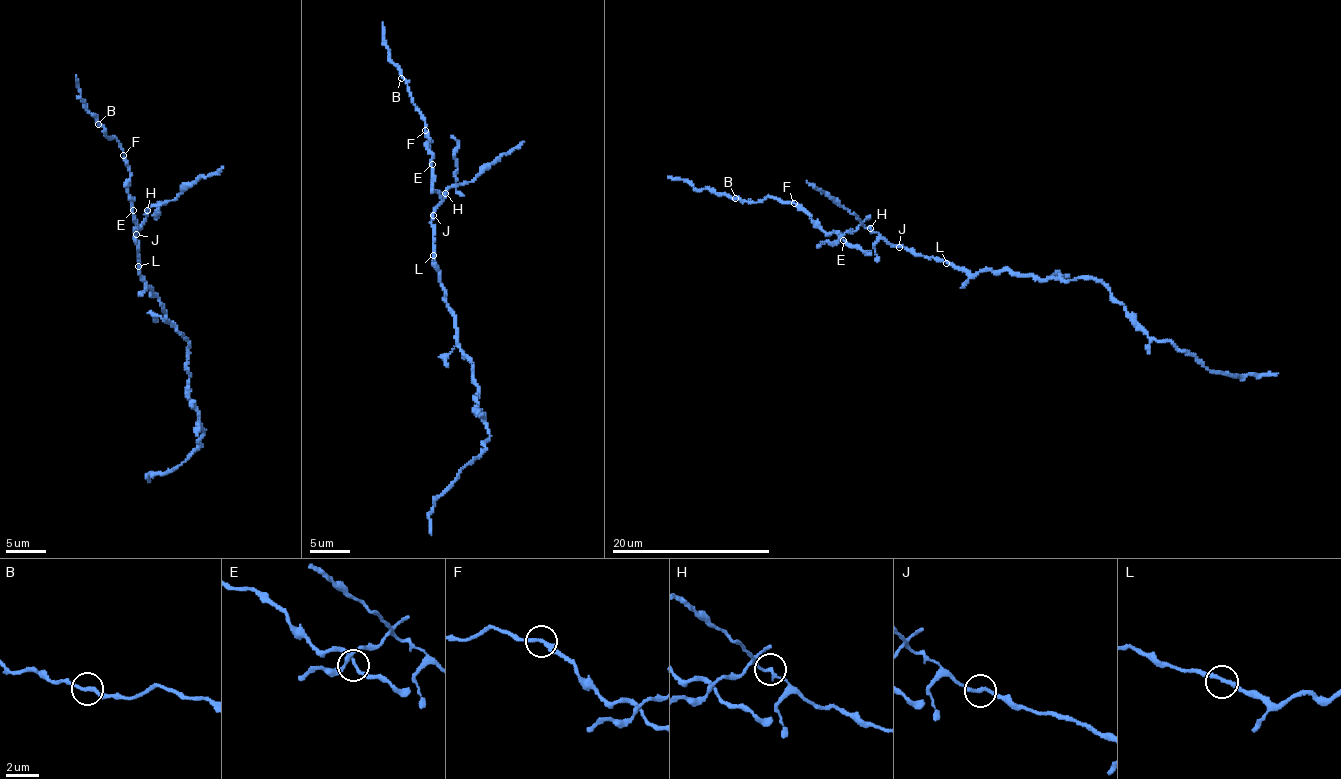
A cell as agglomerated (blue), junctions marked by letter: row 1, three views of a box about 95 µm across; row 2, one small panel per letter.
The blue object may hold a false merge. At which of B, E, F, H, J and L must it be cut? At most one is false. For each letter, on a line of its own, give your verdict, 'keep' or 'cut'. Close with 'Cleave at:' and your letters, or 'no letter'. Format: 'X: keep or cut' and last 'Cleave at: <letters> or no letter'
B: keep
E: keep
F: keep
H: cut
J: keep
L: keep
Cleave at: H

